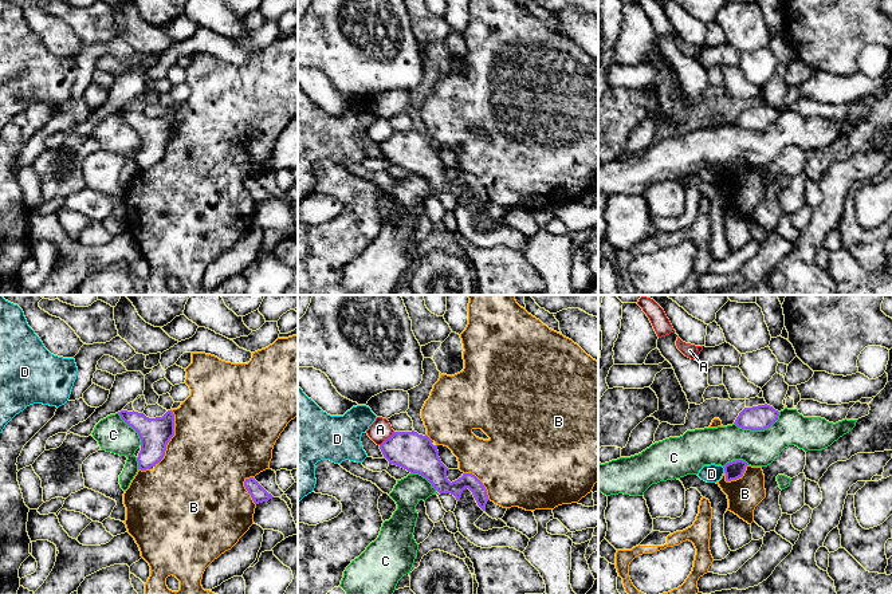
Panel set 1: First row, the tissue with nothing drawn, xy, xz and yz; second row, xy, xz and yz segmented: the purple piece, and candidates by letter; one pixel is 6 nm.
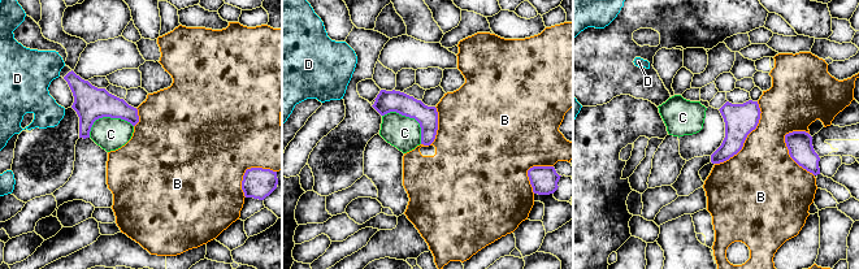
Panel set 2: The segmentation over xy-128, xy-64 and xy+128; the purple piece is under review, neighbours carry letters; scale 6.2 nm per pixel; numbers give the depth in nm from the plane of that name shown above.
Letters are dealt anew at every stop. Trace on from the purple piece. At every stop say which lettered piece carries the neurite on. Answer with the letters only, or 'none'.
none

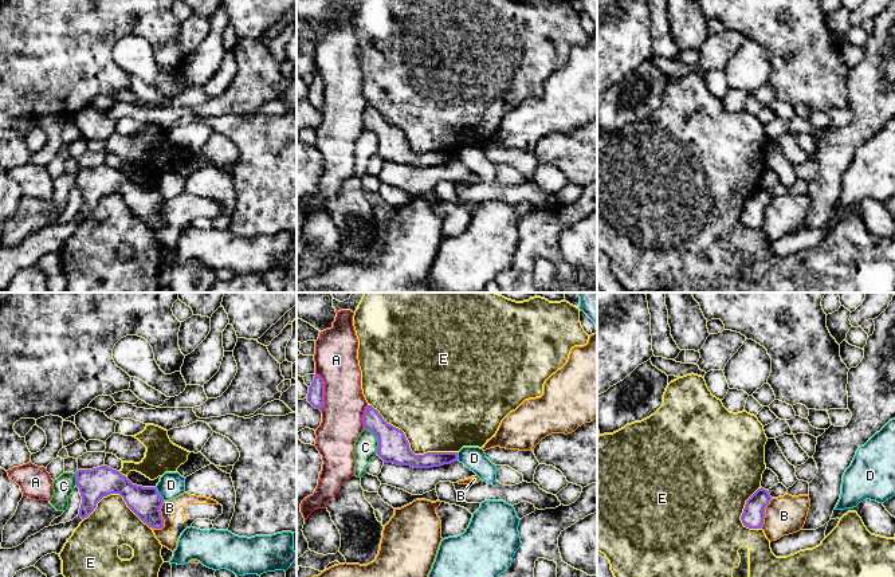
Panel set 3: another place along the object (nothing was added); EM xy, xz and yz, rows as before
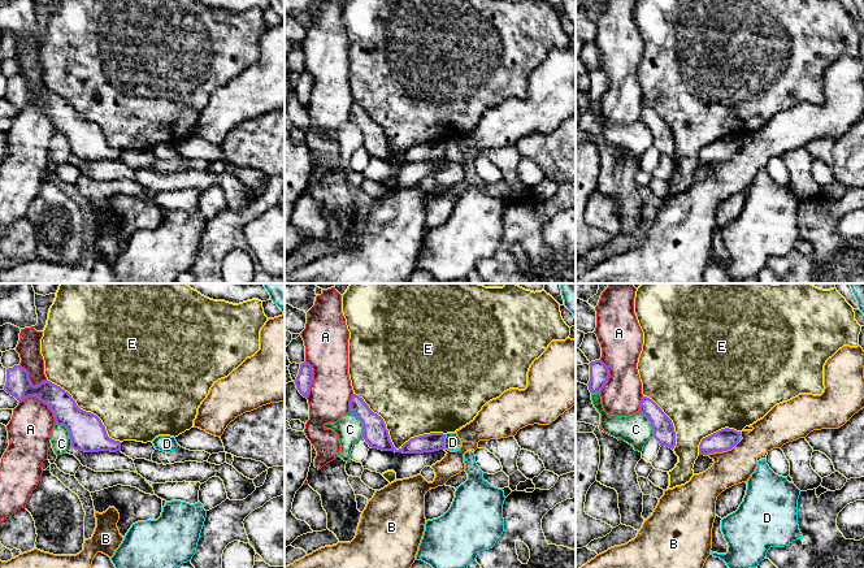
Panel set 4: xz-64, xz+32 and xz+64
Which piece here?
none

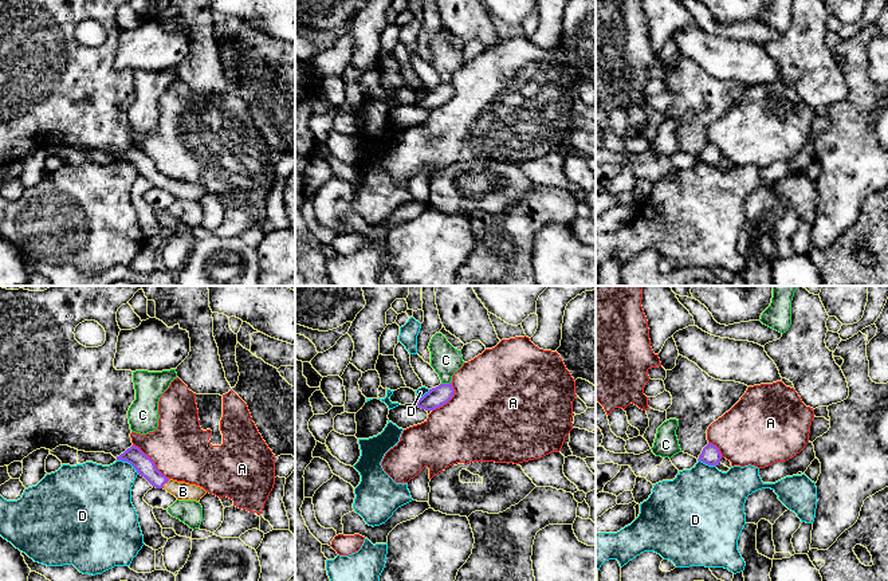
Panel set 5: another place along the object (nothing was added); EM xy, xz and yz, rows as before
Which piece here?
B

